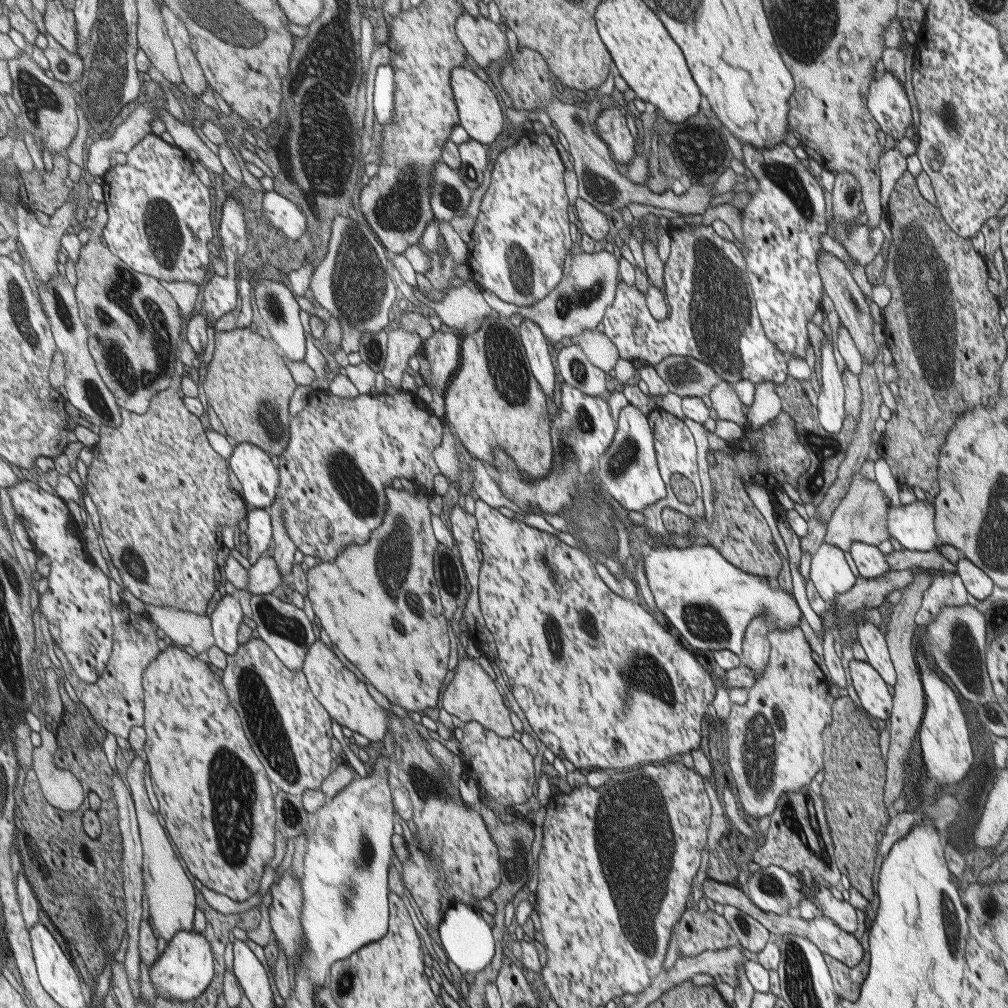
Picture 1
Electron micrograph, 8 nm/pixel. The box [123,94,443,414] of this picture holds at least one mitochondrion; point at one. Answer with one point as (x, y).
(358, 286)

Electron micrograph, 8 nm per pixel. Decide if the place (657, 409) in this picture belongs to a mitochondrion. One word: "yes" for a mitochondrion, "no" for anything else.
no

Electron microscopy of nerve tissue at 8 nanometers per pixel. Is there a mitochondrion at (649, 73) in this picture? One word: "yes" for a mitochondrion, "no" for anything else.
no

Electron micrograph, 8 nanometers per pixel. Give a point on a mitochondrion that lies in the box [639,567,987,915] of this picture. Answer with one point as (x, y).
(765, 746)

